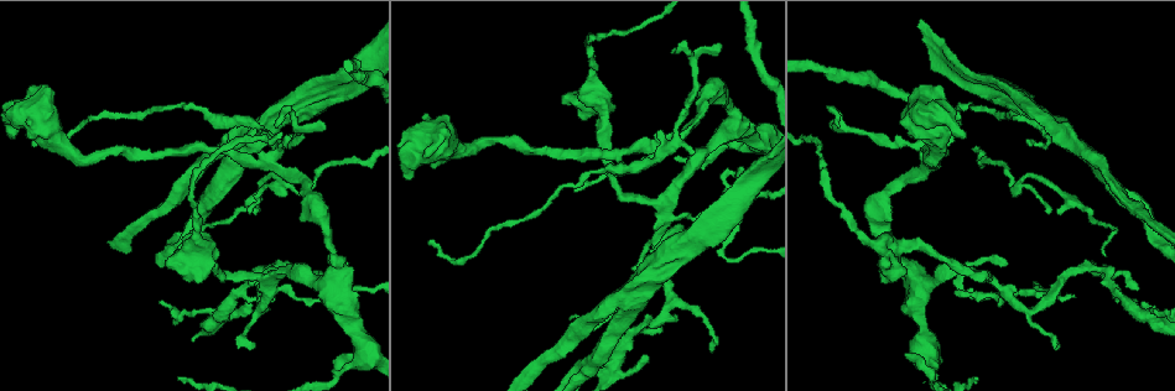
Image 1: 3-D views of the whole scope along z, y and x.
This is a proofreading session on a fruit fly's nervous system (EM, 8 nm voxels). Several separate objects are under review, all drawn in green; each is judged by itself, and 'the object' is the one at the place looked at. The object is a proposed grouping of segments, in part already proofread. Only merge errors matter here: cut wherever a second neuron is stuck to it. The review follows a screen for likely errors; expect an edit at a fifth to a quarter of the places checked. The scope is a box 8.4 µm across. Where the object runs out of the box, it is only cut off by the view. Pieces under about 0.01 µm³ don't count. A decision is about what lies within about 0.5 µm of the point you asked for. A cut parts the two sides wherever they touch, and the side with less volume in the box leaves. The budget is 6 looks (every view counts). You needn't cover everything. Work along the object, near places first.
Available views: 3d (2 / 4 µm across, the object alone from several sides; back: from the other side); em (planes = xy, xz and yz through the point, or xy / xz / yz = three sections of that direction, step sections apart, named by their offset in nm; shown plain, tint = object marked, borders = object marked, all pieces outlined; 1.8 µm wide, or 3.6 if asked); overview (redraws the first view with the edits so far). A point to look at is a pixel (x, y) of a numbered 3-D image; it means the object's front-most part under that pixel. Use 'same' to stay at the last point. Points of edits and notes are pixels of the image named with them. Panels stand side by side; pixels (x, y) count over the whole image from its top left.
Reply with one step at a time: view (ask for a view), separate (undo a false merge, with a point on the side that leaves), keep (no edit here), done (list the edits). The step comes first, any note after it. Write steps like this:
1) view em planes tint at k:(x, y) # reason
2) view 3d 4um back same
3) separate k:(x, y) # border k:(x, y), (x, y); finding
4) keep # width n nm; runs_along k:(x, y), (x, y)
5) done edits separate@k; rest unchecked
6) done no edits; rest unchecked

view em planes tint at 1:(670, 302) # three arms meet

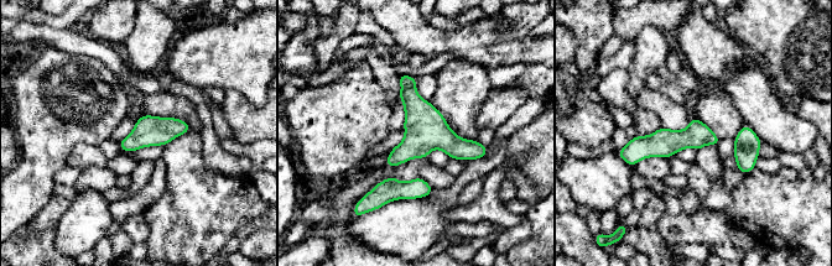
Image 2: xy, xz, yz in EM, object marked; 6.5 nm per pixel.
keep # runs_along 2:(401, 77), (454, 147), (483, 151); one neuron here

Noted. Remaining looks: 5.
view em 3.6um planes tint at 1:(672, 234) # sharp bend

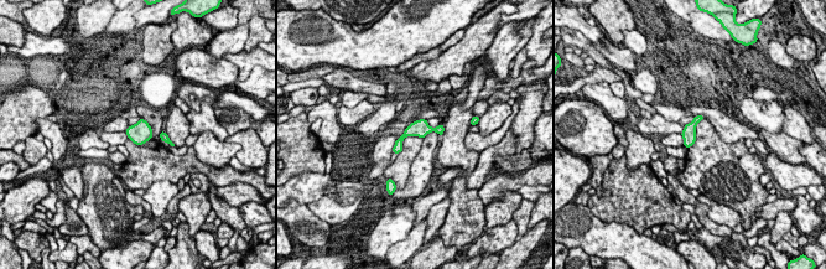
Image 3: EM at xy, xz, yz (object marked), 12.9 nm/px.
keep # runs_along 3:(441, 129), (412, 129), (395, 150); continuous, no second neuron

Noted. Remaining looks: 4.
view em planes tint at 1:(657, 143) # abrupt turn

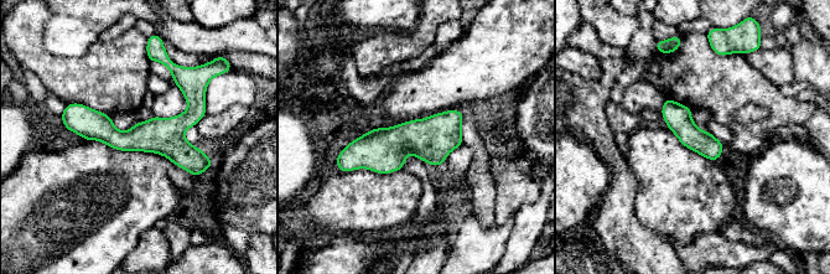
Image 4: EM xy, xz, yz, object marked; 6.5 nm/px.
keep # runs_along 4:(67, 118), (208, 163); all the same neuron

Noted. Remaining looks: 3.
done no edits; rest unchecked

